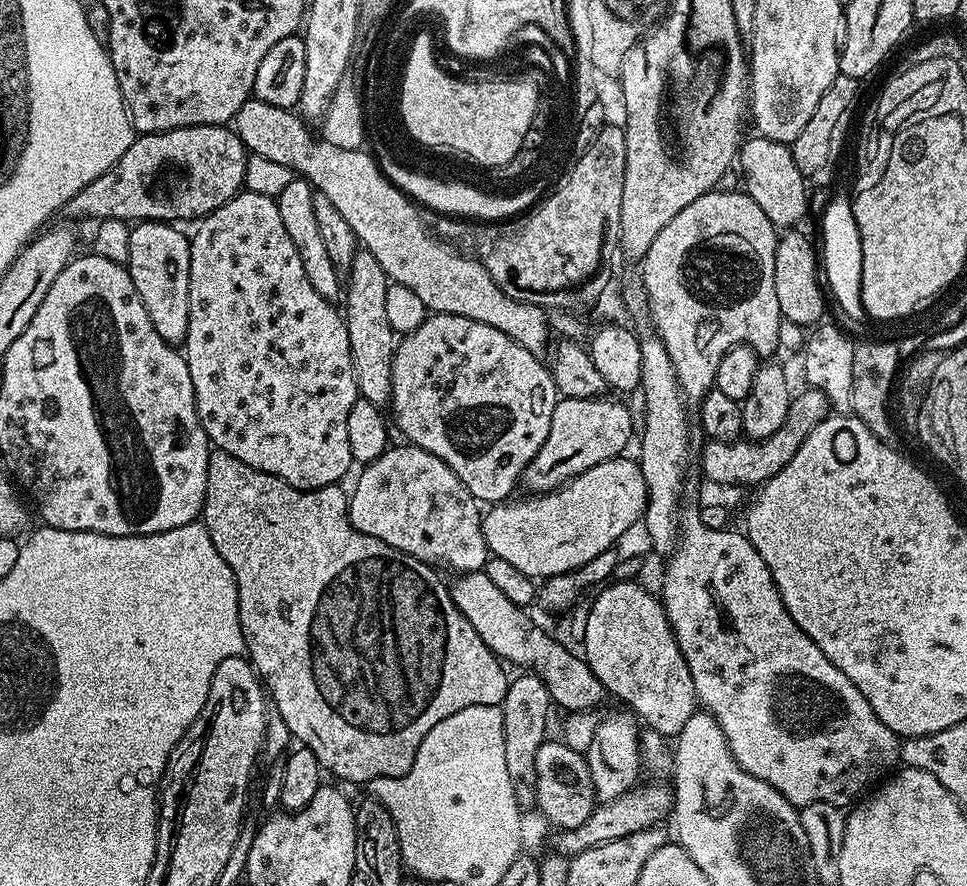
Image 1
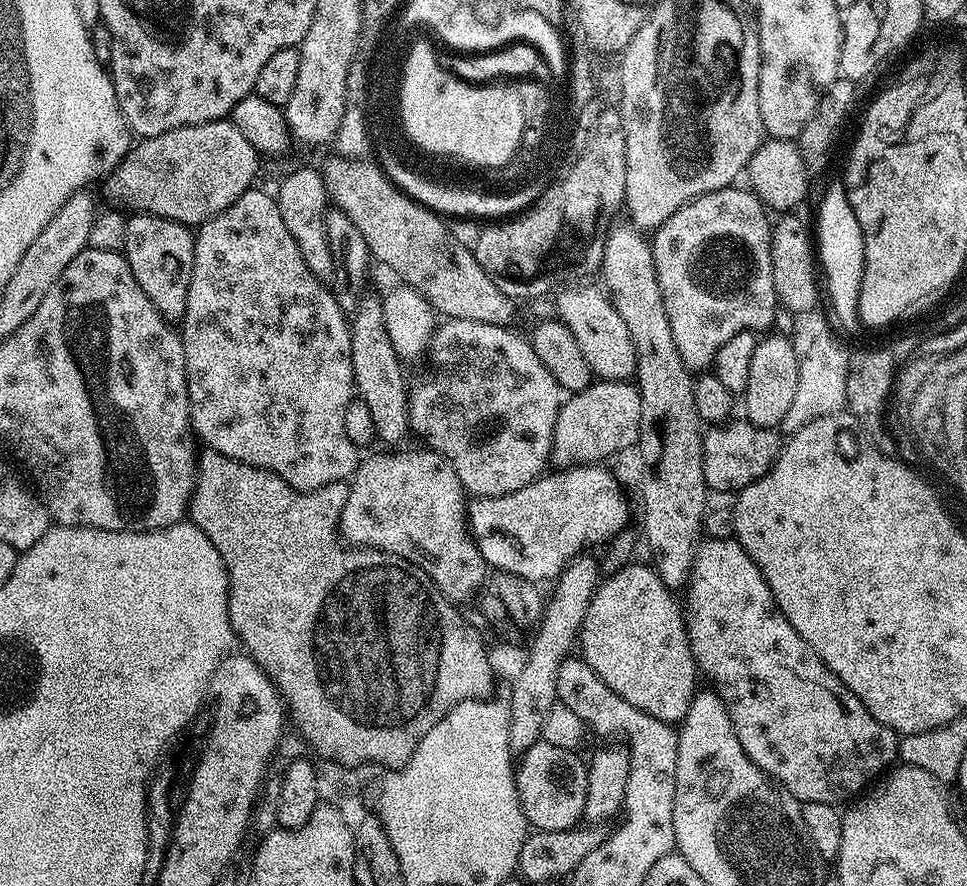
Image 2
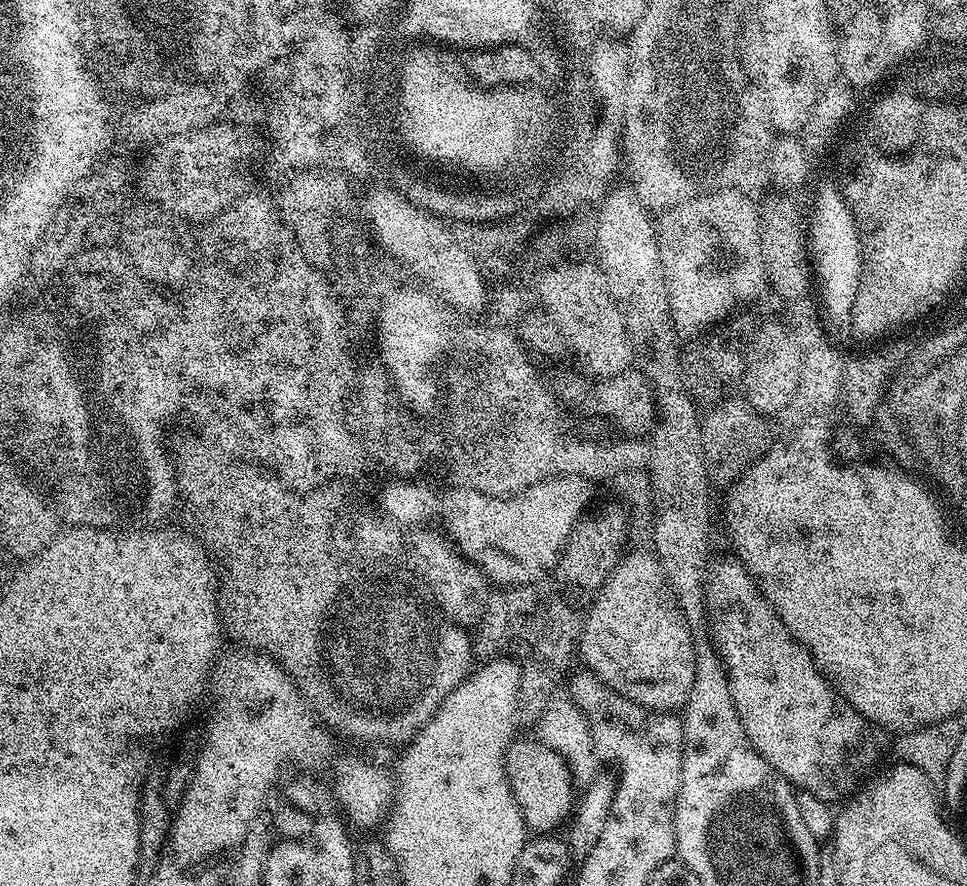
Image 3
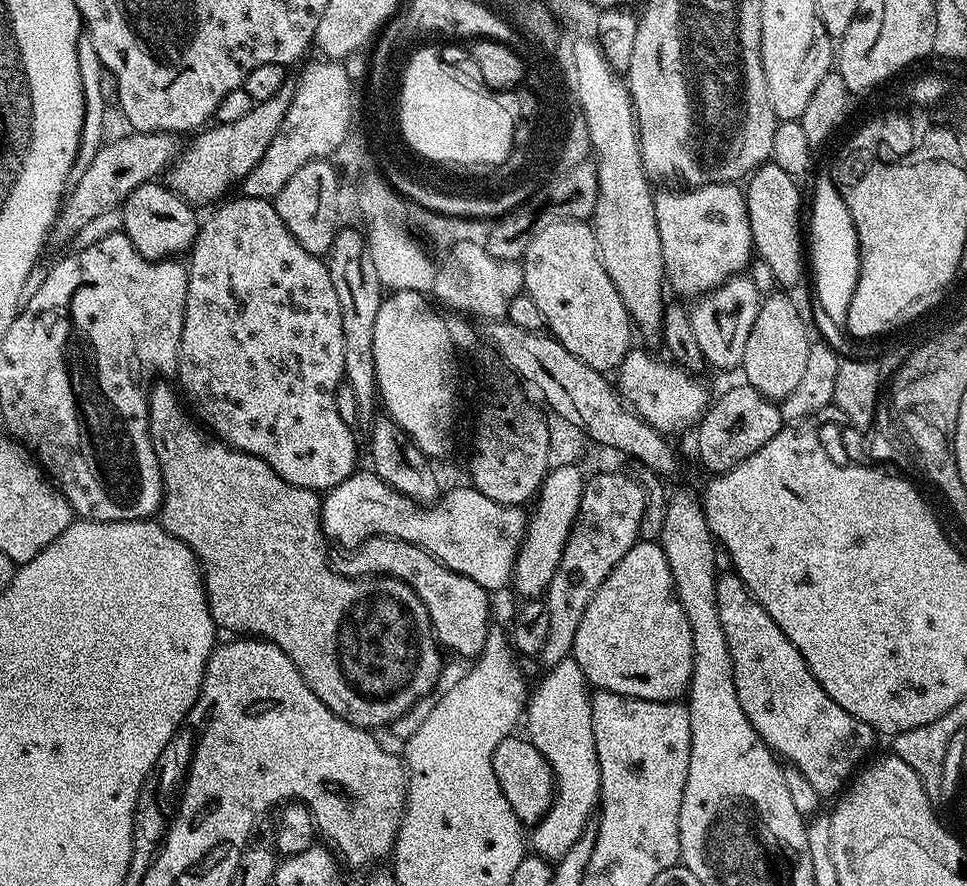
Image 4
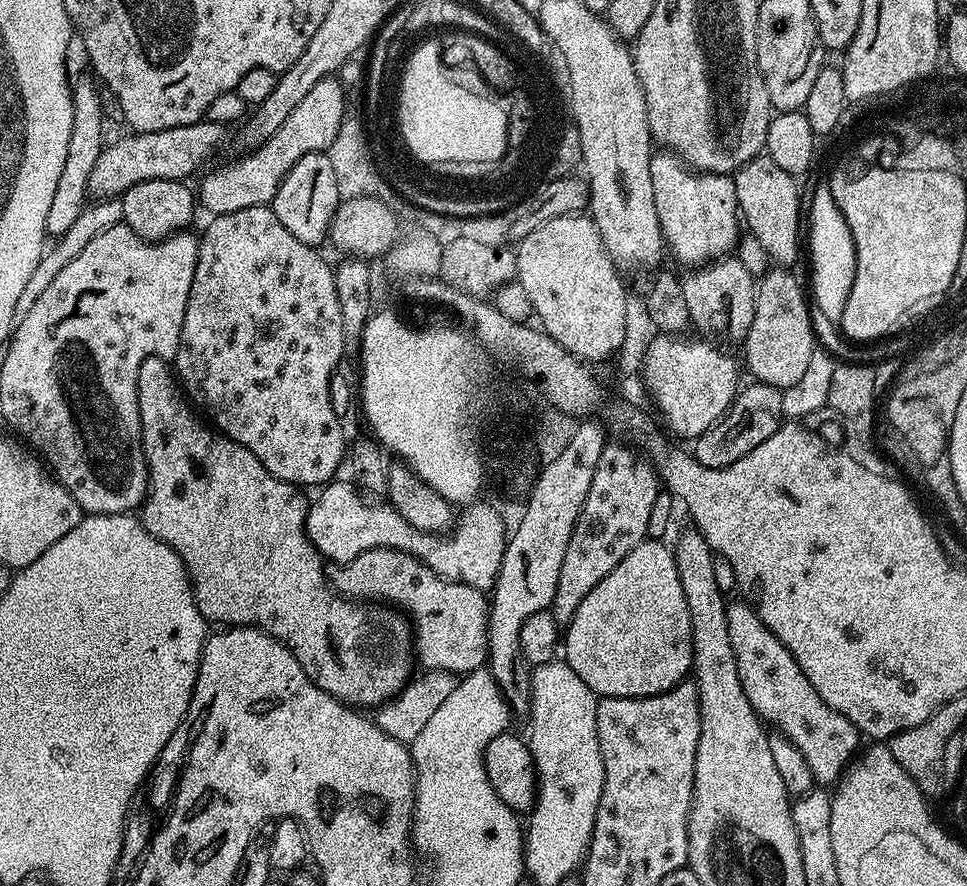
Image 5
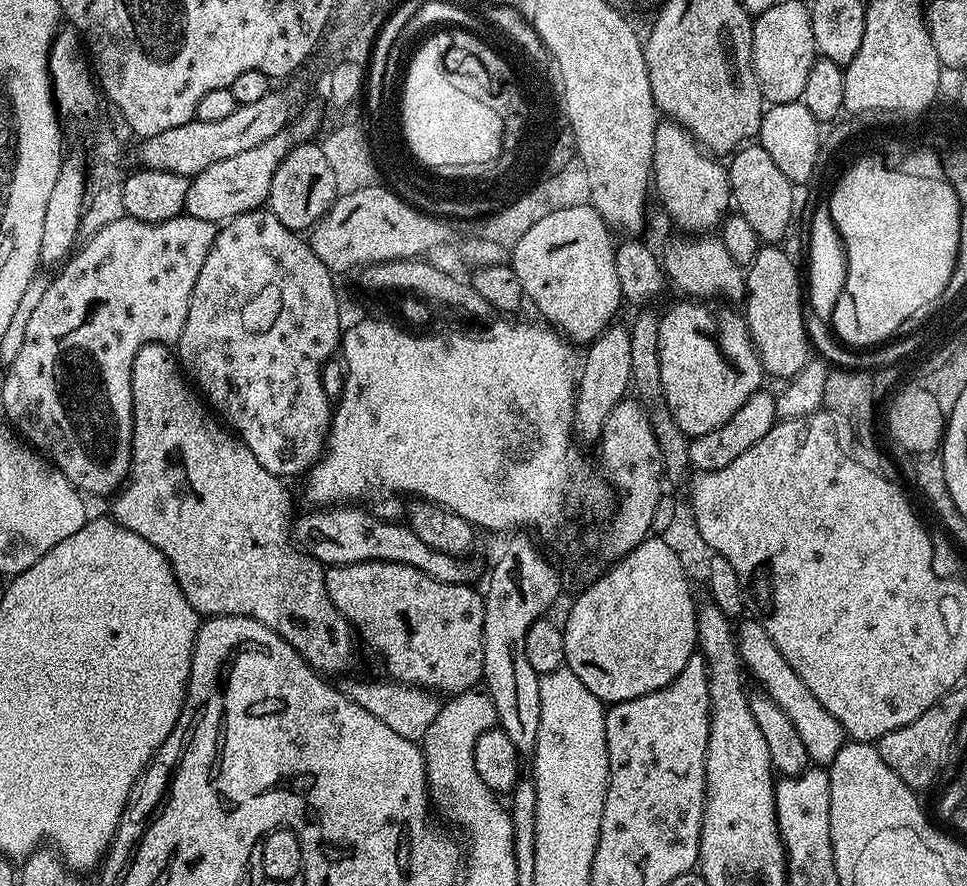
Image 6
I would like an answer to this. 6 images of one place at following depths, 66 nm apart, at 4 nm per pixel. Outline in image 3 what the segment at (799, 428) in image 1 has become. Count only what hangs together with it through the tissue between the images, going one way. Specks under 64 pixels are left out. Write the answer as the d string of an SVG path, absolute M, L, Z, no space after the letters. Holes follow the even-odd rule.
M721 399L719 404L711 405L703 413L700 421L702 430L702 454L708 471L708 479L713 485L731 486L740 478L740 473L766 454L772 445L774 433L769 417L748 405L747 399Z

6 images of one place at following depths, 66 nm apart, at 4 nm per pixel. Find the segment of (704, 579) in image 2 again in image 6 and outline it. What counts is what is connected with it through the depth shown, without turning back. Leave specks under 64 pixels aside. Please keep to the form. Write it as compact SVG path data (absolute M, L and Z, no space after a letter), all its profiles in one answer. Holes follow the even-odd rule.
M754 618L745 619L744 622L744 625L739 625L736 634L741 665L750 673L751 679L753 676L761 684L757 685L764 695L778 702L782 710L786 710L790 722L794 722L794 730L798 730L802 742L806 742L809 761L816 766L831 764L840 747L846 742L844 727L840 725L838 718L834 718L834 714L830 714L830 710L826 710L826 706L822 706L822 702L818 702L818 698L814 698L814 694L810 694L806 682L802 682L798 674L794 674L794 666L790 666L790 662L782 658L778 646L774 646L770 634L766 634L763 626Z

